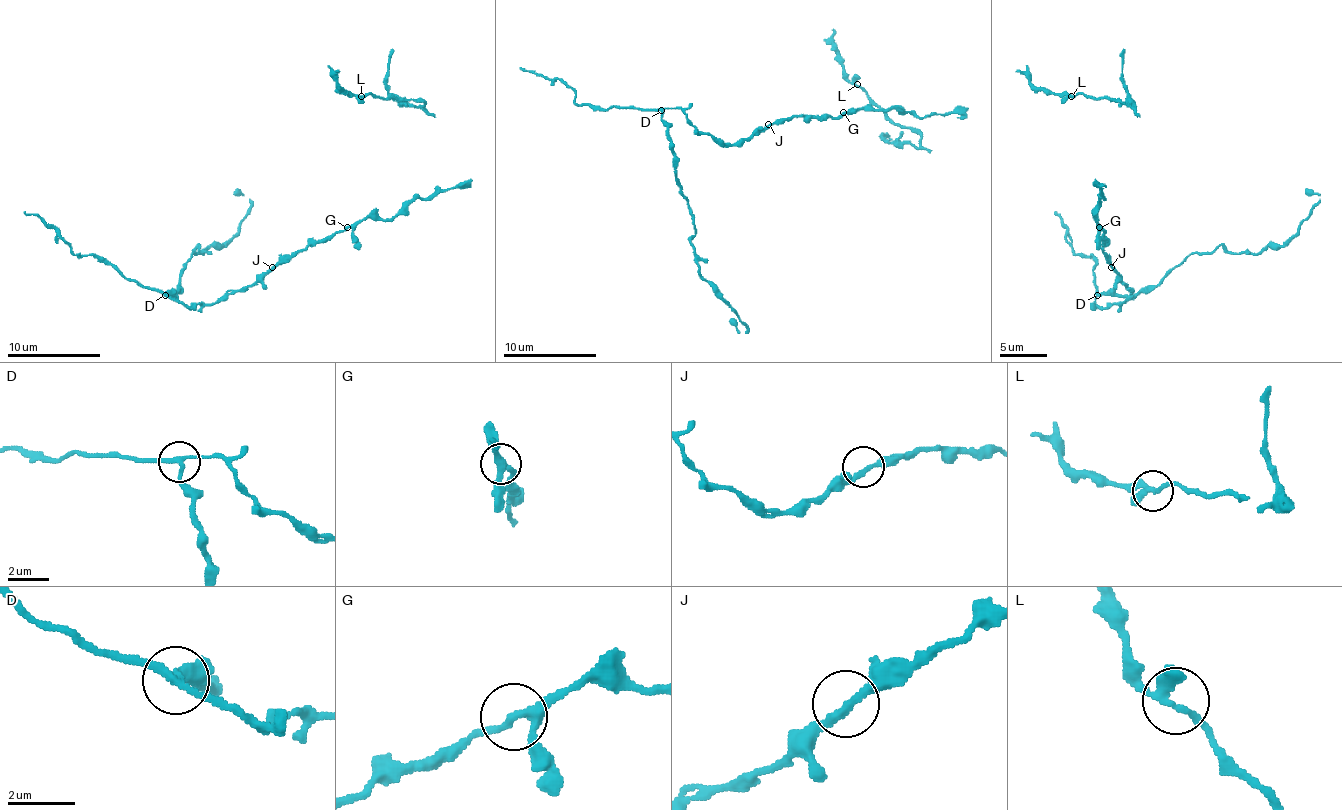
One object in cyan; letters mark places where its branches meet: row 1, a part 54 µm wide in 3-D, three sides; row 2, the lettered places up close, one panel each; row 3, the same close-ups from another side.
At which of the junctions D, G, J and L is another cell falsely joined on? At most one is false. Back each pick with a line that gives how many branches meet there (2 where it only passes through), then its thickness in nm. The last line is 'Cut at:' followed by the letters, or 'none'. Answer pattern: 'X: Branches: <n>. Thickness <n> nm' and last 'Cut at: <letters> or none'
D: Branches: 3. Thickness 200 nm
Cut at: D

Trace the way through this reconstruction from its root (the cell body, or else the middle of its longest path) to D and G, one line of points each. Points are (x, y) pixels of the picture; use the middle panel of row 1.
D: (770, 126), (738, 142), (719, 142), (700, 133), (679, 107), (660, 110)
G: (770, 126), (777, 119), (838, 117), (843, 112)

